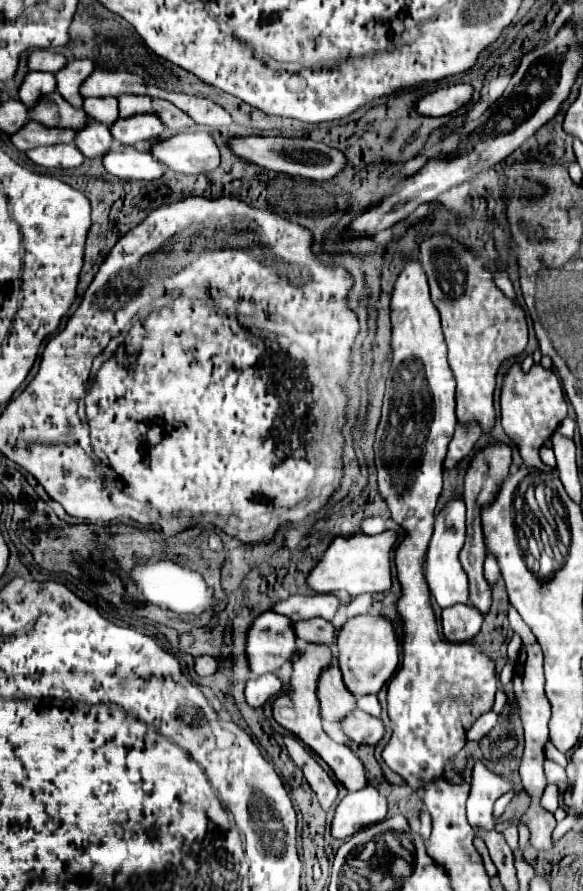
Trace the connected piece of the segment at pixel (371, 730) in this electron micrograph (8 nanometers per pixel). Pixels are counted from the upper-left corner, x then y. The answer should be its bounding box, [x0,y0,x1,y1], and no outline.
[342,710,384,744]

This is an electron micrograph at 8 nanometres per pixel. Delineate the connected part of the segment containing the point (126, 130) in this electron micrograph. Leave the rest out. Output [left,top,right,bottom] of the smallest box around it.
[110,116,164,146]

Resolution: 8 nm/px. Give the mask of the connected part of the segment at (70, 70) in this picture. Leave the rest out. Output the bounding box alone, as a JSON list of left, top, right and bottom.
[56,60,94,108]

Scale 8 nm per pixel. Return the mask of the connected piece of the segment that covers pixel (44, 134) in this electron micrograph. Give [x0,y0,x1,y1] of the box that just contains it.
[12,120,76,152]

